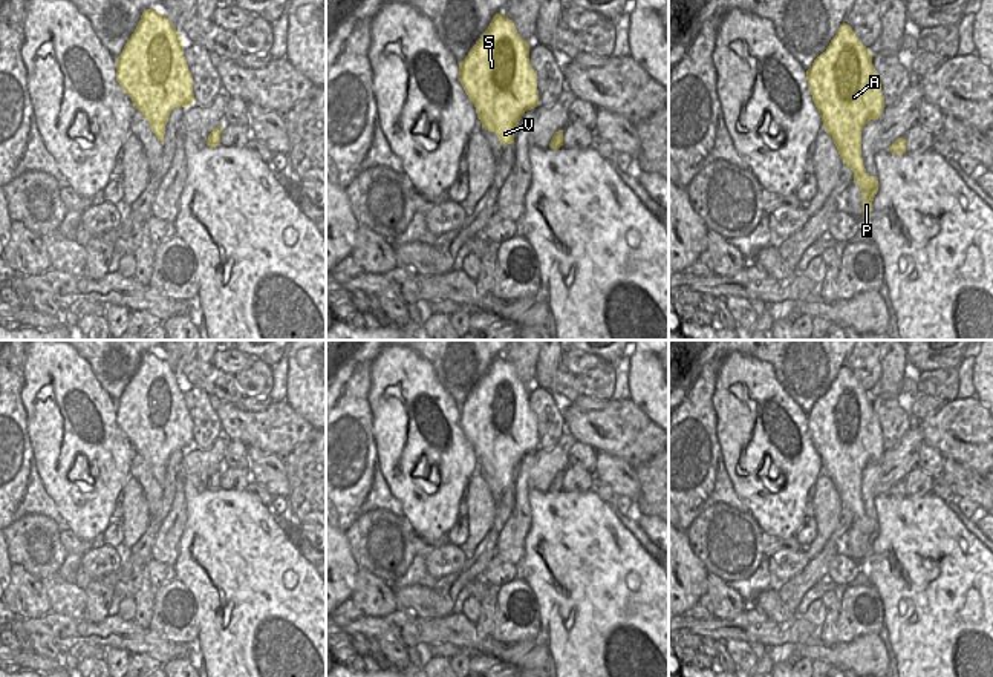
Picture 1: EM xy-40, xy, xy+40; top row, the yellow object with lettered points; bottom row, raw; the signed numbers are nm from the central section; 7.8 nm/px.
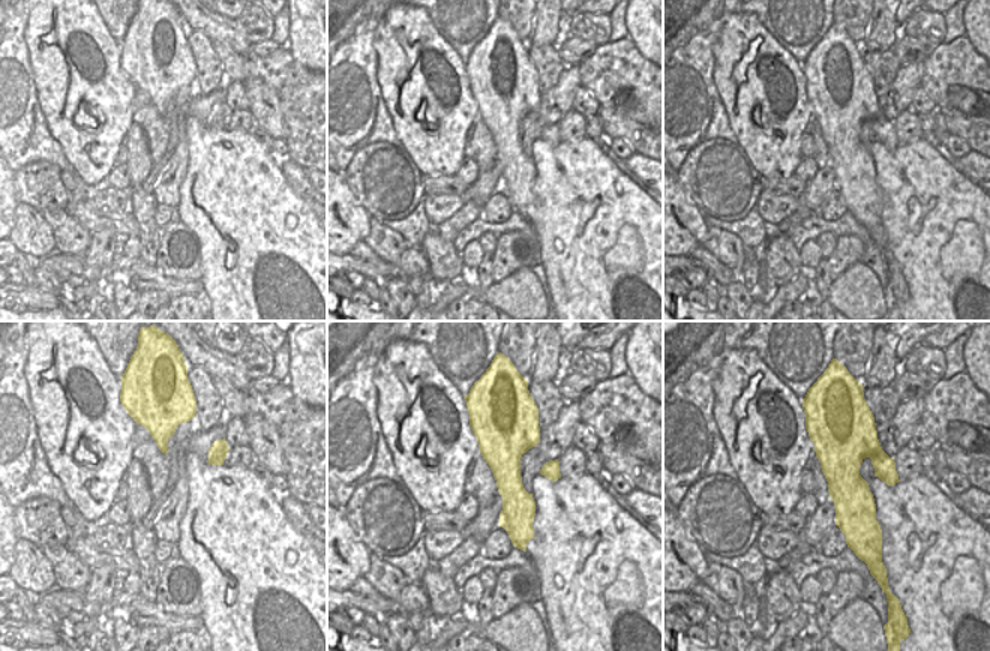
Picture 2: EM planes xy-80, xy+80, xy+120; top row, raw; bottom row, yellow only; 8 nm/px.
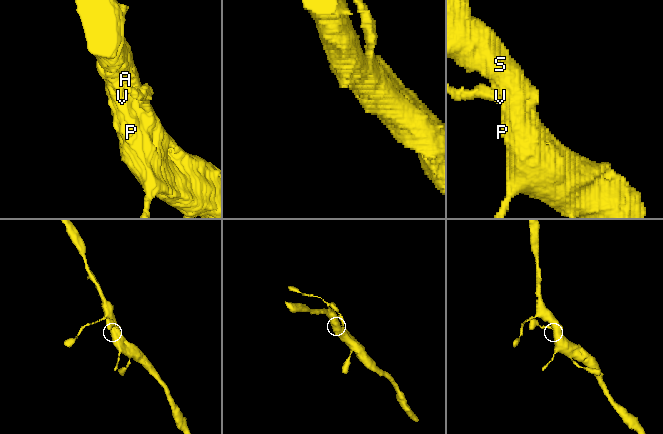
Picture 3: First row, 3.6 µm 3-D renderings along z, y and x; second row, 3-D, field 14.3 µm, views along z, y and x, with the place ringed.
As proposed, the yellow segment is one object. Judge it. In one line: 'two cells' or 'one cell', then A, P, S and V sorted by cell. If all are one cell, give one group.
one cell | A P S V

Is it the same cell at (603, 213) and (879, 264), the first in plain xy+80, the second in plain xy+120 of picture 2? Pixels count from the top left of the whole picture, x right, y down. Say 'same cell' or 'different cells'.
different cells

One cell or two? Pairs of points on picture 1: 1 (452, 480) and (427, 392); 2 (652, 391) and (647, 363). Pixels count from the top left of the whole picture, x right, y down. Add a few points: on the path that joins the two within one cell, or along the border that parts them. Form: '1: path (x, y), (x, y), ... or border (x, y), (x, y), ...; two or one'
1: path (452, 457), (452, 428), (442, 411); one
2: path (652, 385), (652, 369); one

